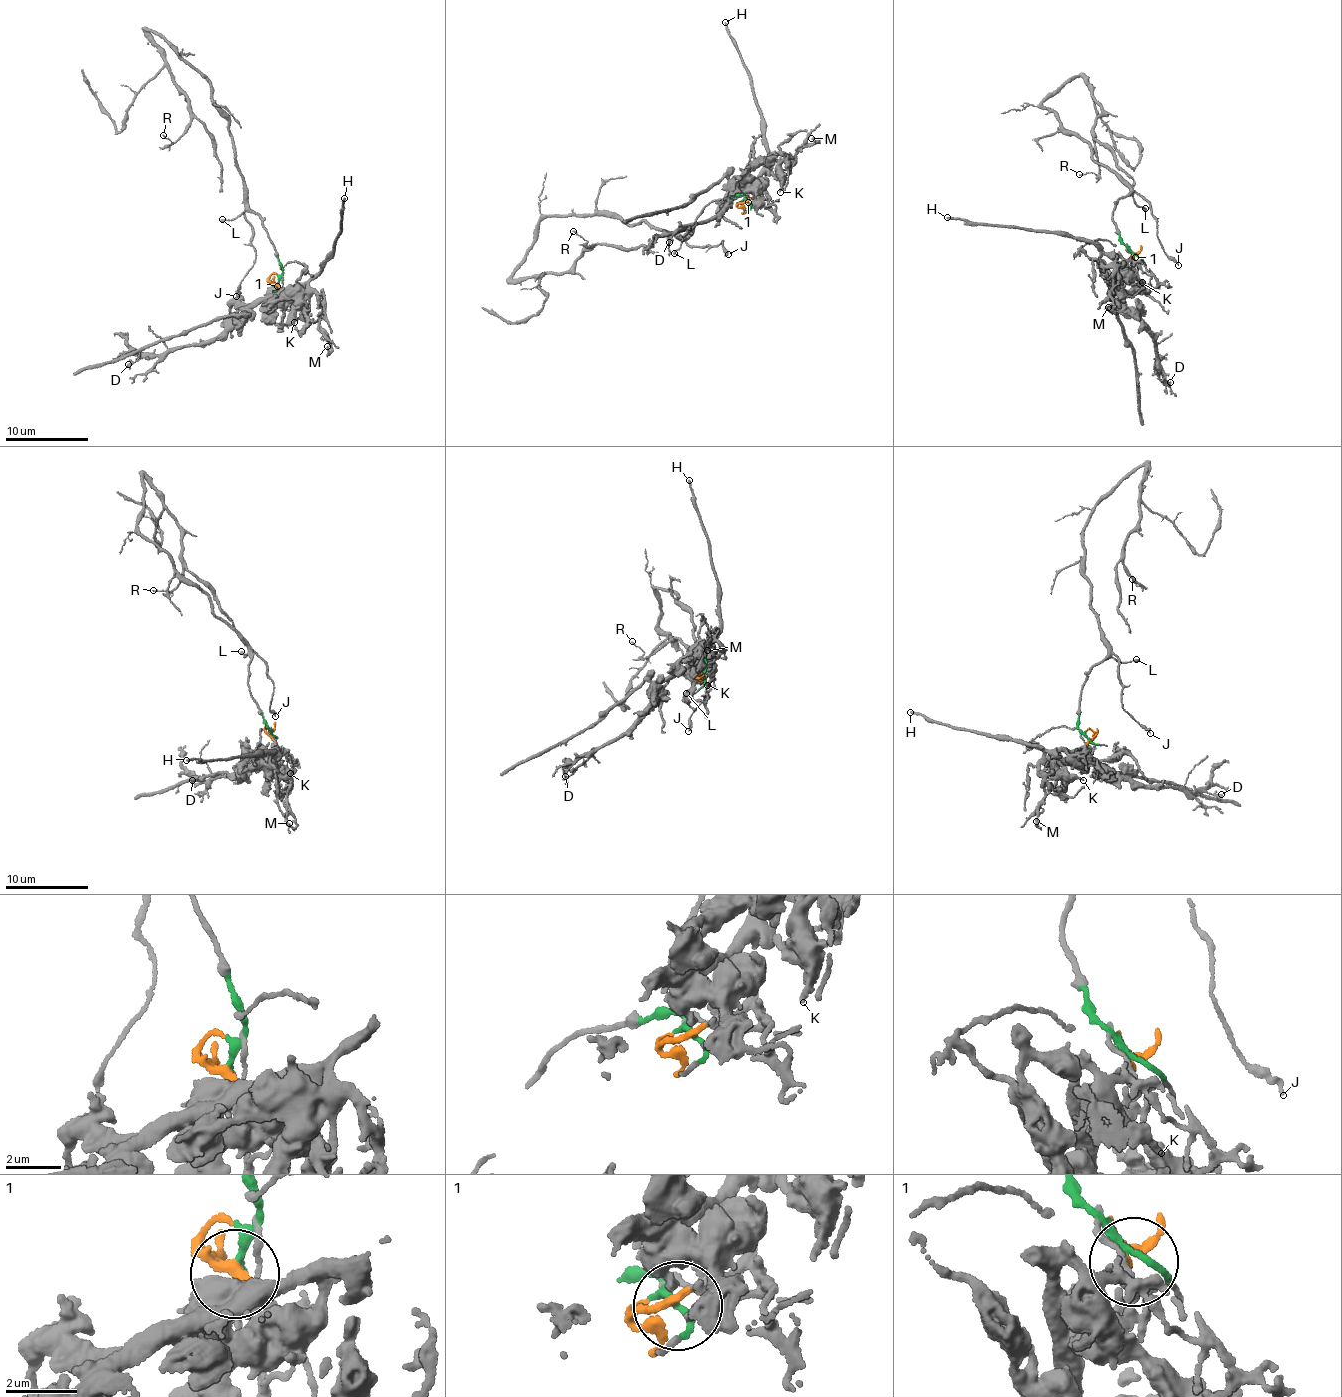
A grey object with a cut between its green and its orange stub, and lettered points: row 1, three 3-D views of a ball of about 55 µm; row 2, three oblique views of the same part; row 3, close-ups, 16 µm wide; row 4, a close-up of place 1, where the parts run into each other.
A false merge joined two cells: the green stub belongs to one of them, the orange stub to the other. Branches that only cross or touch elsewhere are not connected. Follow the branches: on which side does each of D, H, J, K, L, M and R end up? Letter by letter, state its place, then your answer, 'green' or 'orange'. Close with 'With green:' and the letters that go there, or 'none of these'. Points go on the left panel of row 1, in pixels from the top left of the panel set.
D: (128, 364) | orange
H: (344, 198) | orange
J: (236, 296) | green
K: (294, 322) | orange
L: (222, 219) | green
M: (327, 346) | orange
R: (163, 135) | green
With green: J, L, R

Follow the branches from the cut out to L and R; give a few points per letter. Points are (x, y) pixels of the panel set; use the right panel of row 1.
L: (1128, 247), (1112, 220), (1114, 203), (1132, 195), (1137, 206), (1145, 209)
R: (1128, 247), (1112, 216), (1130, 183), (1042, 105), (1081, 75), (1101, 113), (1099, 172), (1079, 174)

